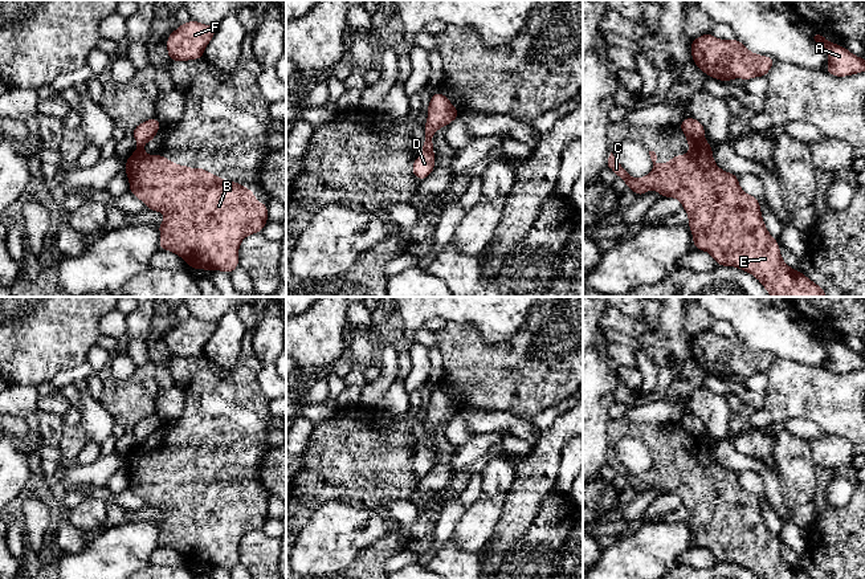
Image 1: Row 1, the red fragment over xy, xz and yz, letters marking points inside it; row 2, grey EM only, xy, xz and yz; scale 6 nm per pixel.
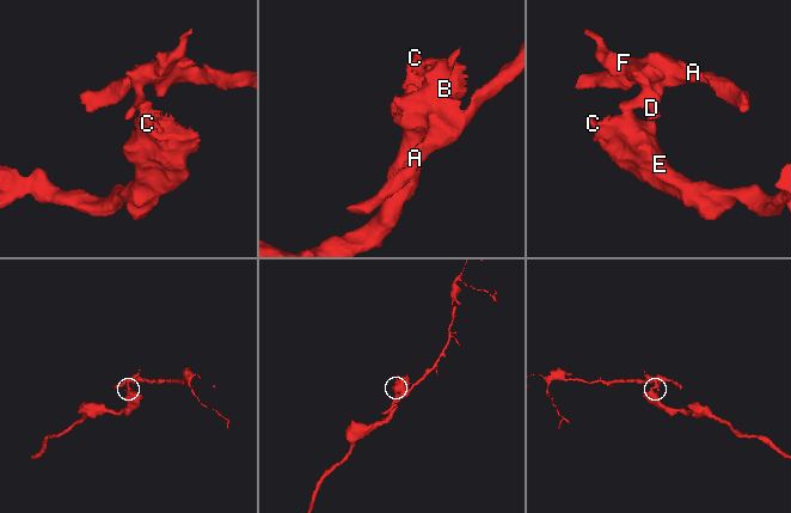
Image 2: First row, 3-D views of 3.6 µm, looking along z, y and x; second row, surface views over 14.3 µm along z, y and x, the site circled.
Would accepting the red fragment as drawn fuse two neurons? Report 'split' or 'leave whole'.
split

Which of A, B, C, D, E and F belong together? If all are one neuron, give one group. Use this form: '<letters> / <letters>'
A D F / B C E

